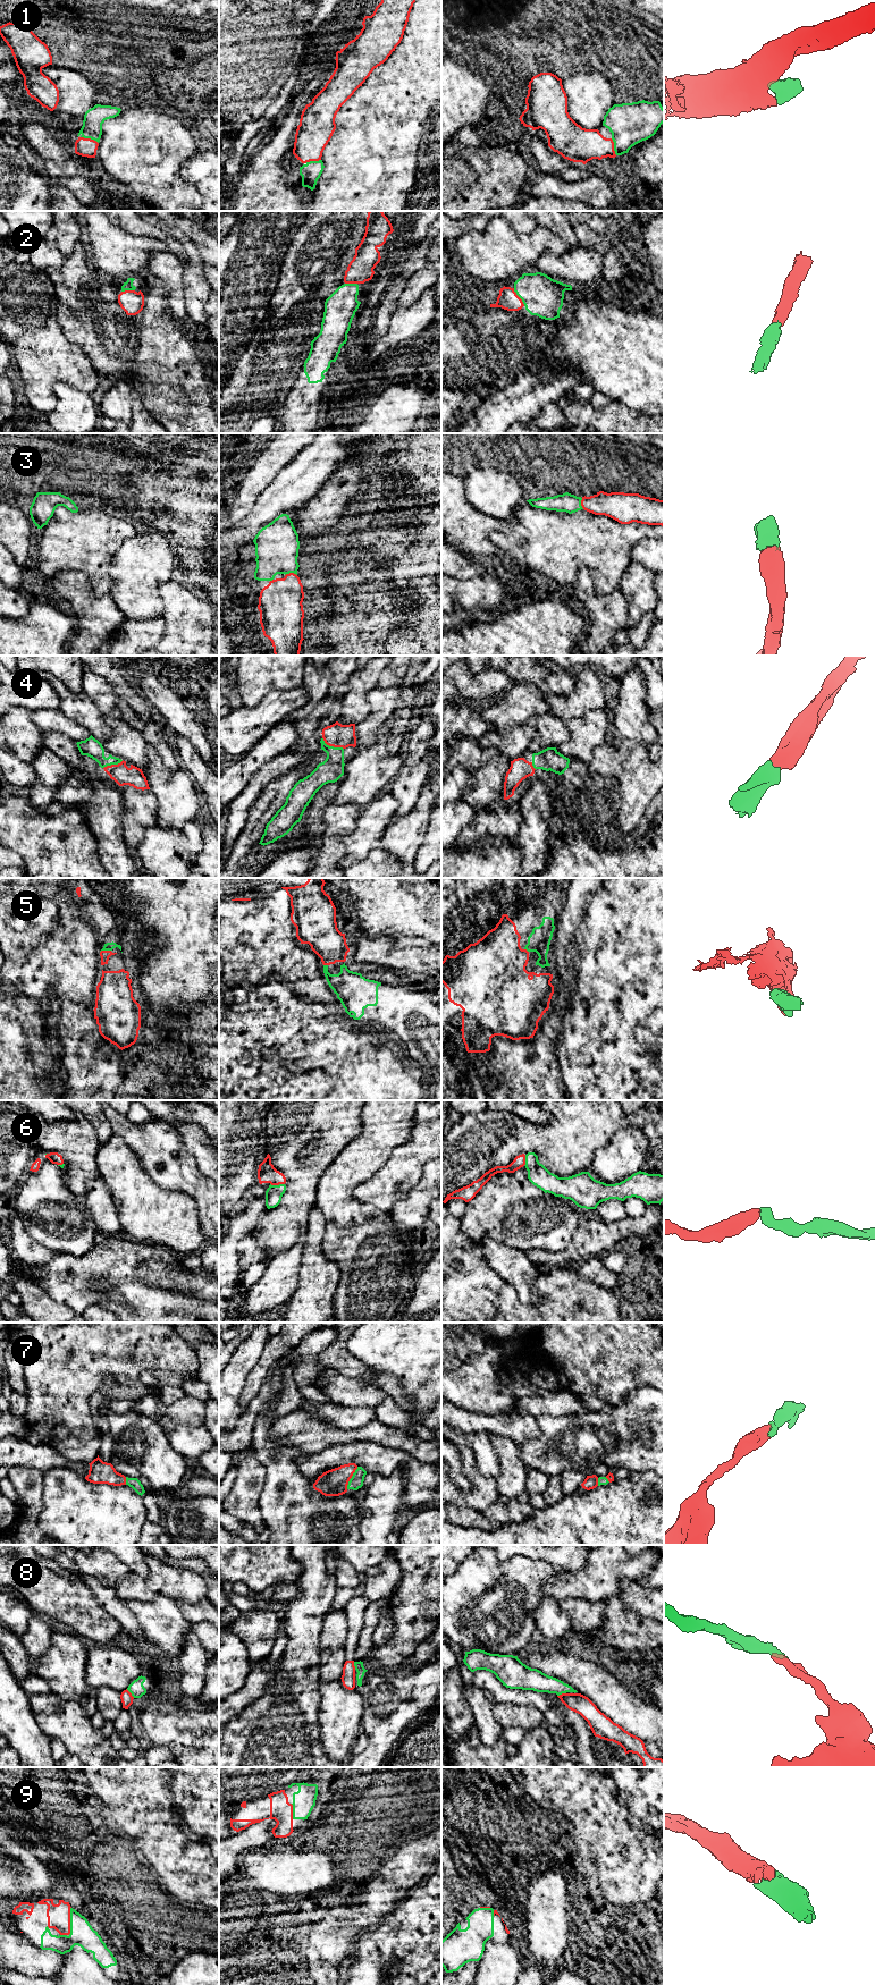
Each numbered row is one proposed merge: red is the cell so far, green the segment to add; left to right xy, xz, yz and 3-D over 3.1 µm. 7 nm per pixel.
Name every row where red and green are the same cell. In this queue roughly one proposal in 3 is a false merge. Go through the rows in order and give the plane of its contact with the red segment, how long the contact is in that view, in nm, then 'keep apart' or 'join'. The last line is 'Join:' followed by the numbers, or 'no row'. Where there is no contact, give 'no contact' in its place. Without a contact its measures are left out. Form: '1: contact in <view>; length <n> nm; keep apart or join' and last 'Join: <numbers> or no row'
1: contact in xy; length 140 nm; join
2: contact in yz; length 150 nm; join
3: contact in xz; length 90 nm; join
4: contact in xz; length 170 nm; join
5: contact in xy; length 80 nm; join
6: contact in xz; length 100 nm; join
7: contact in xz; length 180 nm; join
8: contact in xy; length 90 nm; keep apart
9: contact in xy; length 200 nm; join
Join: 1, 2, 3, 4, 5, 6, 7, 9

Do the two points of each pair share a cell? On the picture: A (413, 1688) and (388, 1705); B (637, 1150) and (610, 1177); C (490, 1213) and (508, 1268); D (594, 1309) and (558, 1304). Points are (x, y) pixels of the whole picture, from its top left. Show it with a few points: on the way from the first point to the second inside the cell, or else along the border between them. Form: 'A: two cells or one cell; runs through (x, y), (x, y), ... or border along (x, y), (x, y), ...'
A: one cell; runs through (407, 1694), (394, 1704)
B: one cell; runs through (630, 1157), (616, 1171)
C: two cells; border along (480, 1240), (489, 1234), (524, 1252)
D: one cell; runs through (585, 1306), (579, 1300), (574, 1304), (568, 1304)

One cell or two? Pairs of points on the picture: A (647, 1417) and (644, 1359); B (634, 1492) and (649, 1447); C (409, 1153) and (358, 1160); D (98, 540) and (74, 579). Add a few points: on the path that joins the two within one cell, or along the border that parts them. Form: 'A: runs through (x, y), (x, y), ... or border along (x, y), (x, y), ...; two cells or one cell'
A: border along (651, 1386), (636, 1387), (622, 1401); two cells
B: border along (651, 1470), (630, 1474); two cells
C: border along (410, 1138), (398, 1145), (372, 1175); two cells
D: border along (52, 576), (62, 569), (83, 572), (94, 593); two cells

